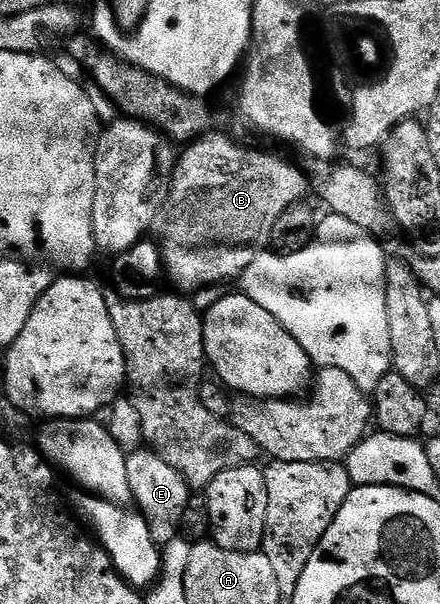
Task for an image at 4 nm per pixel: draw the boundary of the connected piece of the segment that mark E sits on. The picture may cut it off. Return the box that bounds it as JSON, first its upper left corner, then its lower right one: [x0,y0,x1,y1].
[126,449,190,545]

